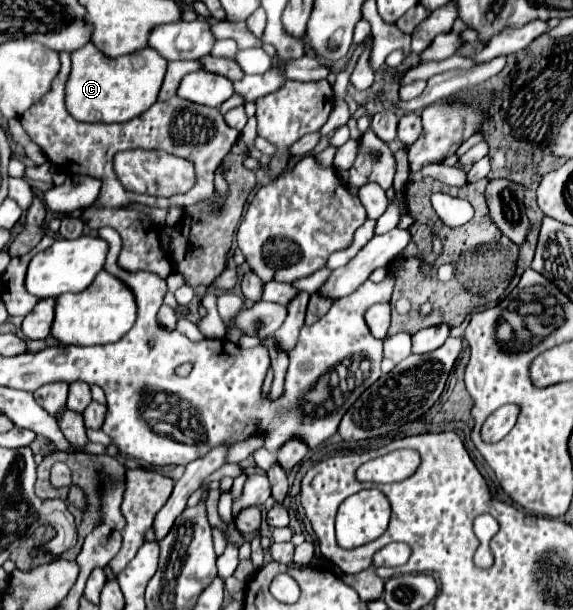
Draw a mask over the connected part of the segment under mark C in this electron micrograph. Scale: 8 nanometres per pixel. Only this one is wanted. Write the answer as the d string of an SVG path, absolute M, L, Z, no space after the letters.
M93 42L71 54L71 74L65 88L65 104L81 122L129 122L157 102L167 60L155 48L137 50L127 56L109 58Z

